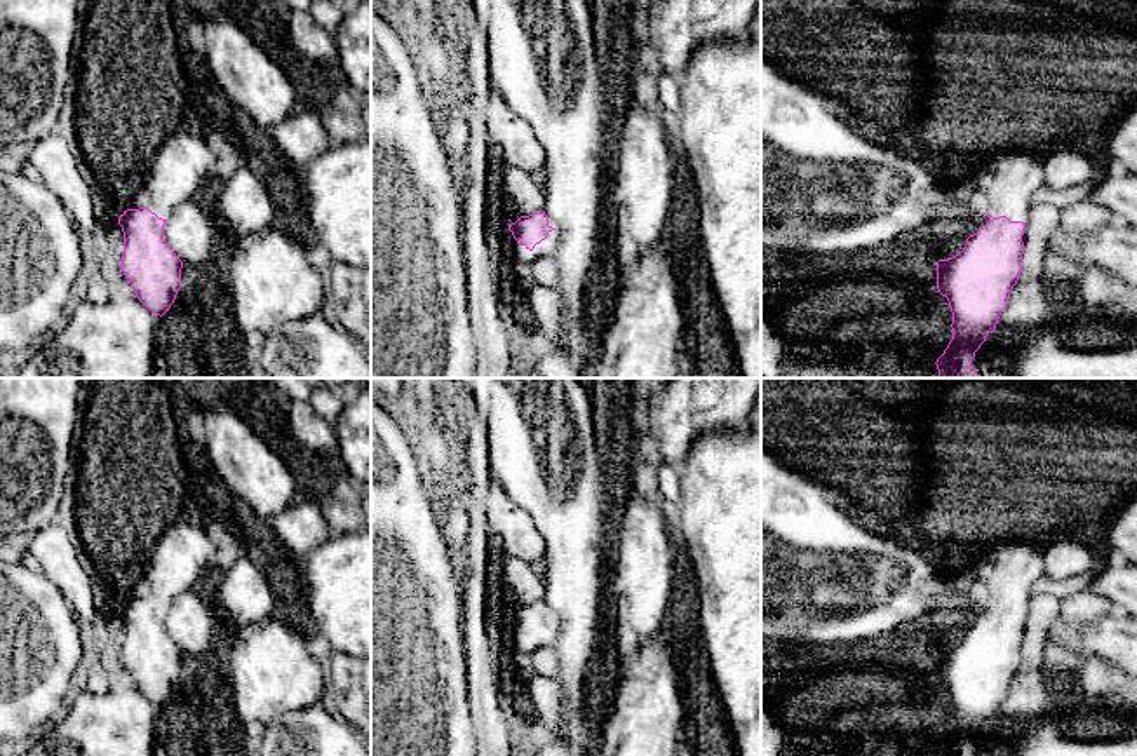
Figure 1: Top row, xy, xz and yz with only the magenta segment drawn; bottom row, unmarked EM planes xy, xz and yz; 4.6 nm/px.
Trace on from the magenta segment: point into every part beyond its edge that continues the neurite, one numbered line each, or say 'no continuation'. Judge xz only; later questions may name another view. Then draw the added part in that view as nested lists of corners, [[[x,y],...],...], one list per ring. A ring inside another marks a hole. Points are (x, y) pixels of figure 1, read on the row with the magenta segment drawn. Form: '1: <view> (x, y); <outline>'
1: xz (547, 246); [[[548,218],[548,226],[552,226],[554,230],[548,232],[547,239],[542,240],[540,244],[535,246],[535,251],[538,254],[552,254],[552,251],[555,249],[555,244],[559,240],[559,230],[554,219]]]

